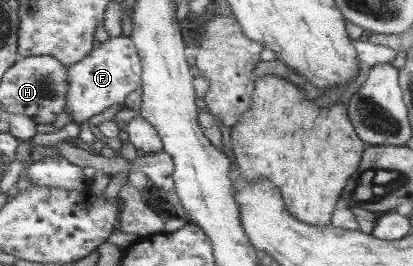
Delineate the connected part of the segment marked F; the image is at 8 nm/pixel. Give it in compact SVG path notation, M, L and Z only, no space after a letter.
M110 37L89 57L70 67L71 88L67 97L67 111L78 125L88 122L91 117L114 107L124 106L124 99L143 87L143 62L135 41L131 37Z

